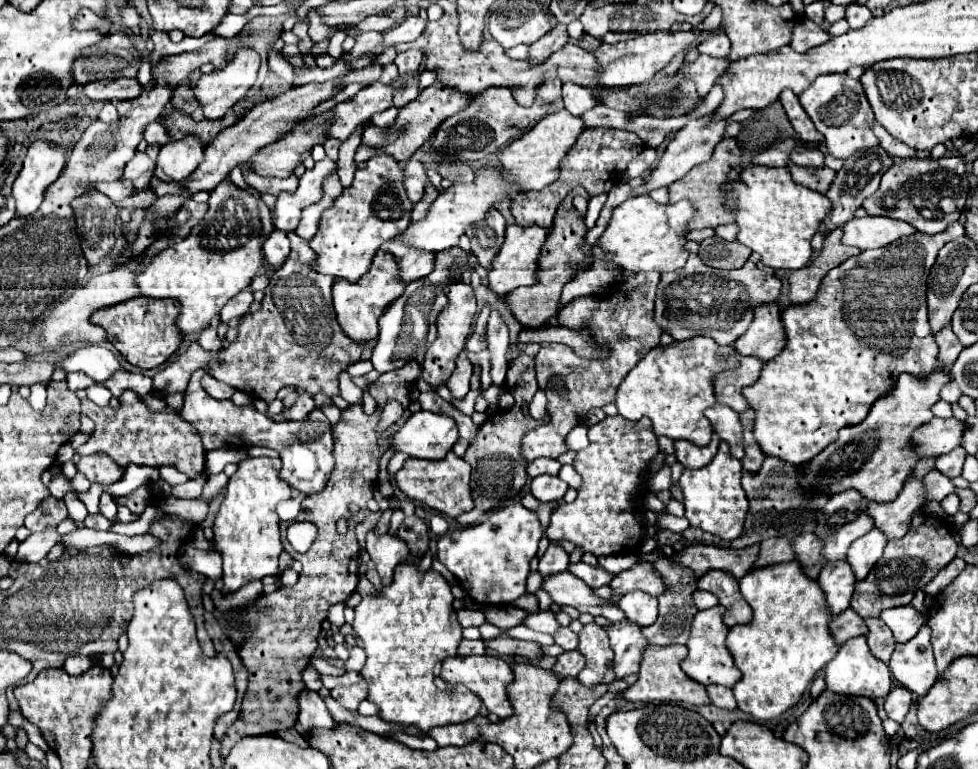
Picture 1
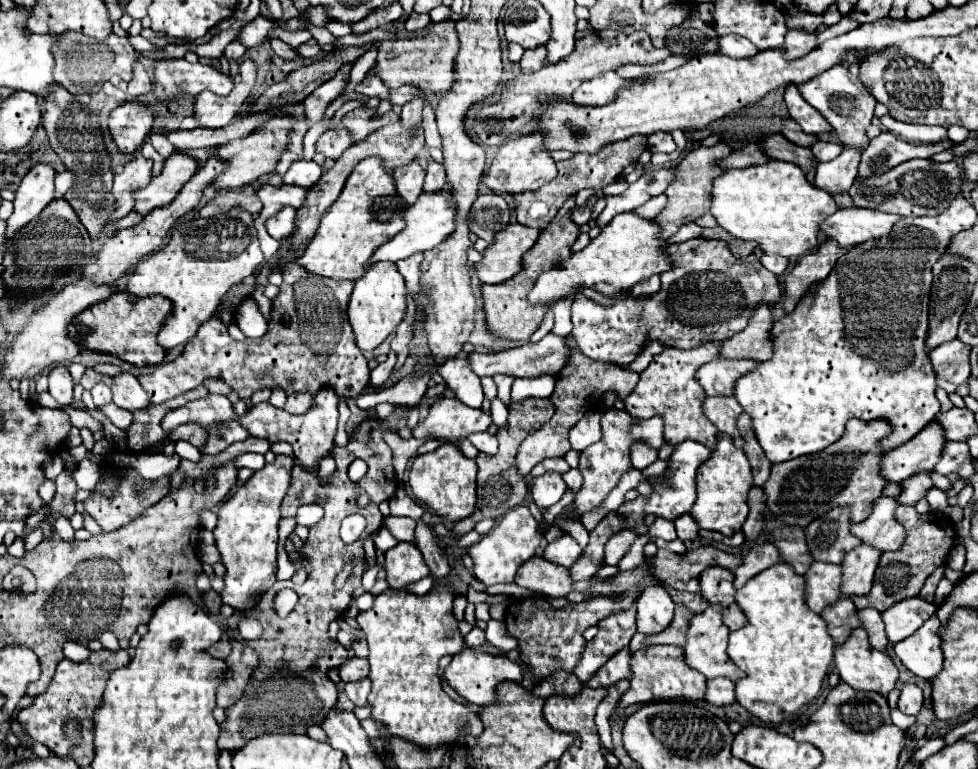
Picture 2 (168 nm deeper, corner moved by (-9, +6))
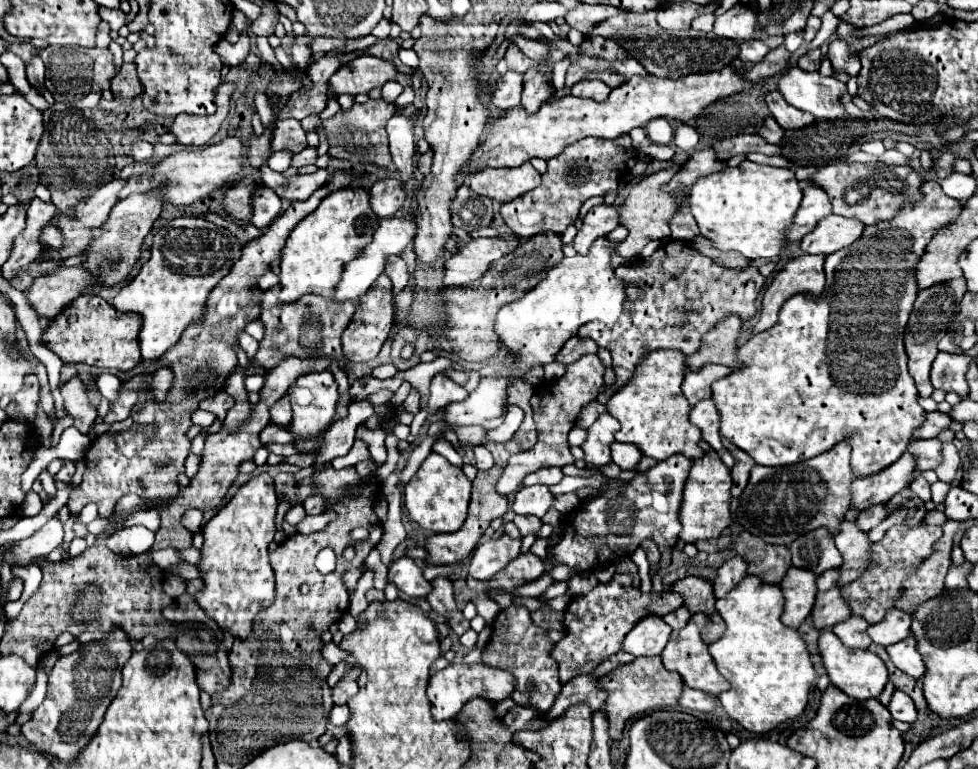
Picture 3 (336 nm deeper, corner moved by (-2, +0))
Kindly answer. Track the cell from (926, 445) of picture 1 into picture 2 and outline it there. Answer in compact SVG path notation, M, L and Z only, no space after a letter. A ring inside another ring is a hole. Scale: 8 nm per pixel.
M928 423L914 439L882 457L880 475L884 475L886 483L900 483L916 473L928 473L940 461L944 443L942 427Z

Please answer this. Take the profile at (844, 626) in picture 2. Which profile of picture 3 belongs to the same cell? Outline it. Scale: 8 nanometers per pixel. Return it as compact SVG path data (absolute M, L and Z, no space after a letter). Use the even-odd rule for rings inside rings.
M807 617L807 619L801 623L801 627L799 627L797 631L801 633L803 641L807 643L809 653L811 653L811 655L817 655L817 653L819 653L819 645L817 645L817 641L819 641L821 629L817 629L817 627L813 625L813 619L811 619L811 617Z

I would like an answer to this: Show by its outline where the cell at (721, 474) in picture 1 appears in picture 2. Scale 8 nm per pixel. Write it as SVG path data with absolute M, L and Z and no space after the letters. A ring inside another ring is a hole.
M724 435L718 441L710 459L698 467L696 487L698 487L698 499L690 511L690 517L698 523L700 529L718 531L726 537L734 535L734 531L738 531L748 517L746 497L752 487L752 471L744 451L732 447L732 439L728 435Z

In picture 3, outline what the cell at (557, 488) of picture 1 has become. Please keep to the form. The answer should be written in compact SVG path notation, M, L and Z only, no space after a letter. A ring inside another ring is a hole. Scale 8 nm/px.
M531 485L521 487L513 499L513 511L519 515L535 515L543 517L549 507L553 507L557 497L549 491L547 485Z

